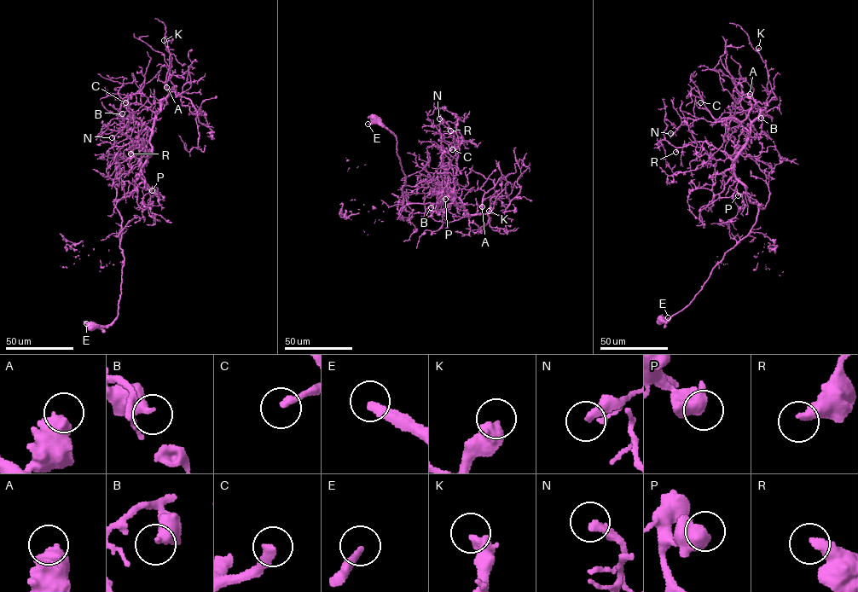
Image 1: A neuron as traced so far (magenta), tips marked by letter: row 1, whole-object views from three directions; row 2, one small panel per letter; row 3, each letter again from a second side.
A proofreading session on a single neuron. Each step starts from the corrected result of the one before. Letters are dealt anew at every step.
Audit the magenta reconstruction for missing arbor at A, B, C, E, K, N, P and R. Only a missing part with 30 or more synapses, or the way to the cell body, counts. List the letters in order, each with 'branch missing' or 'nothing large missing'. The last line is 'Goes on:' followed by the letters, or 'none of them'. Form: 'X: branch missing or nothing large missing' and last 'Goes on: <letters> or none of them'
A: nothing large missing
B: nothing large missing
C: branch missing
E: nothing large missing
K: nothing large missing
N: nothing large missing
P: nothing large missing
R: nothing large missing
Goes on: C

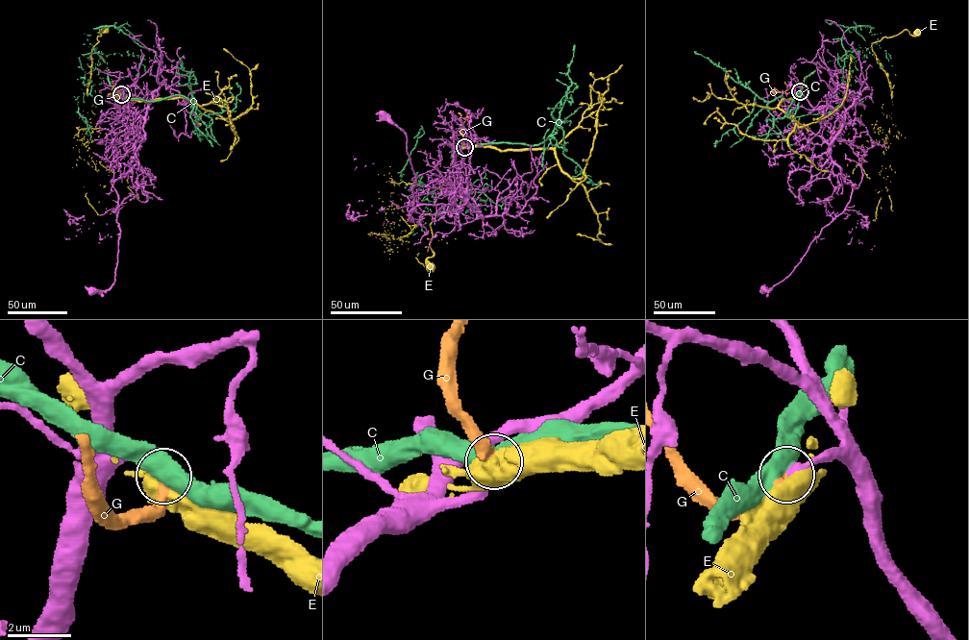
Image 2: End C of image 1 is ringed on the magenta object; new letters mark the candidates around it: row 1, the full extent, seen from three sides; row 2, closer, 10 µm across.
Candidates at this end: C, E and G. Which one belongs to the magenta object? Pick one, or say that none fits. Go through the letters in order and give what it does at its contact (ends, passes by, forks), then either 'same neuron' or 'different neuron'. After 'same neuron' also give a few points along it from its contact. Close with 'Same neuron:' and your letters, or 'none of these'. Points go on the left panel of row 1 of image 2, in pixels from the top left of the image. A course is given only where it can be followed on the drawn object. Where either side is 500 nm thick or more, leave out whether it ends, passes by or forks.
C: different neuron
E: different neuron
G: it ends | same neuron
Same neuron: G

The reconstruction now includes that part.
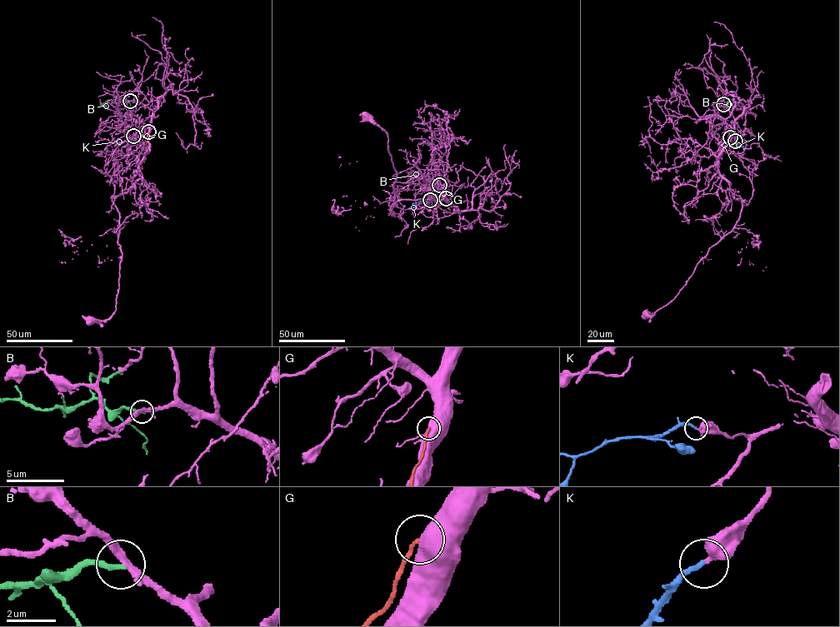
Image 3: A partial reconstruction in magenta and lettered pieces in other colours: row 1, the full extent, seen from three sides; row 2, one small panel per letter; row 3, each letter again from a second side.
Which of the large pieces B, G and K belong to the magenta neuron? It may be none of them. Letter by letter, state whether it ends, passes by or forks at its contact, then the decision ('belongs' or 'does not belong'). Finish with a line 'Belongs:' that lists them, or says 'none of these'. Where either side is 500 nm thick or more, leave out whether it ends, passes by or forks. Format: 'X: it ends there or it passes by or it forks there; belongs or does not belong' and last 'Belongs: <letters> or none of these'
B: it ends there; does not belong
G: does not belong
K: it ends there; belongs
Belongs: K

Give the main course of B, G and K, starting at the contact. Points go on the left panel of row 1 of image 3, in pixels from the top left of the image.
B: (130, 101), (107, 100), (103, 105), (109, 109)
G: (147, 131), (143, 147)
K: (133, 136), (120, 144)

